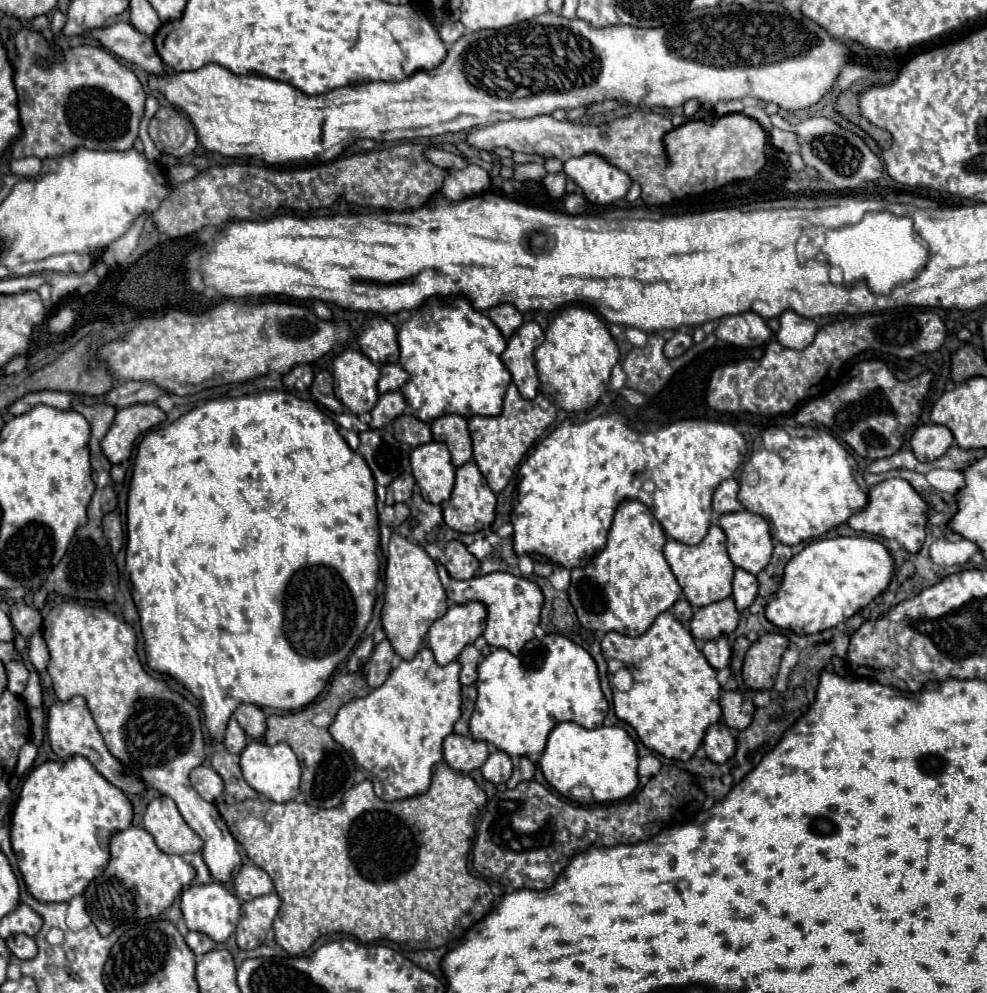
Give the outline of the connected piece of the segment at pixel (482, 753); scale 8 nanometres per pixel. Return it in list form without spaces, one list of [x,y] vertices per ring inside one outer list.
[[[451,733],[443,743],[443,755],[445,755],[445,763],[451,769],[459,773],[469,773],[485,763],[485,759],[489,757],[489,747],[487,743],[475,741],[467,735]]]

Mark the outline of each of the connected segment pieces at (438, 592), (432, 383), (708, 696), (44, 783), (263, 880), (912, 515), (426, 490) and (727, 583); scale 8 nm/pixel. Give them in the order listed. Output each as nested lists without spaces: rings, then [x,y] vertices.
[[[393,533],[389,541],[387,569],[385,569],[385,603],[381,609],[381,621],[387,639],[391,641],[397,655],[413,659],[421,649],[423,637],[433,621],[443,617],[447,611],[445,589],[437,575],[437,565],[423,551],[423,547],[409,543],[405,537]]]
[[[435,297],[431,303],[431,323],[423,321],[423,313],[417,309],[397,331],[401,349],[399,365],[411,377],[409,383],[401,387],[409,411],[425,423],[447,413],[461,417],[499,415],[511,383],[511,373],[501,361],[507,345],[501,331],[497,331],[495,323],[477,311],[467,297]]]
[[[665,611],[639,637],[607,633],[601,641],[601,651],[611,675],[619,667],[627,667],[635,679],[629,691],[613,691],[615,715],[637,731],[647,749],[669,759],[689,761],[701,745],[705,729],[721,719],[721,687],[715,669],[697,649],[693,635],[671,611]]]
[[[81,755],[35,767],[19,795],[11,819],[11,847],[27,891],[41,903],[67,903],[105,871],[113,833],[131,825],[129,799],[101,777]]]
[[[243,865],[239,875],[235,877],[233,889],[241,901],[251,901],[255,897],[273,893],[273,883],[263,869],[255,865]]]
[[[887,479],[877,483],[869,491],[869,503],[865,505],[865,509],[851,515],[847,521],[851,529],[879,535],[883,539],[895,539],[911,553],[917,553],[921,543],[925,541],[925,523],[927,523],[927,503],[905,479]]]
[[[431,441],[431,443],[425,443],[421,447],[415,447],[411,451],[411,471],[413,471],[417,485],[421,487],[423,499],[427,503],[439,505],[439,503],[449,499],[453,483],[455,483],[455,467],[451,465],[451,455],[449,455],[449,449],[445,447],[445,443]]]
[[[711,525],[709,533],[705,535],[705,539],[699,545],[685,545],[679,543],[675,539],[669,539],[665,543],[665,559],[673,571],[673,575],[677,577],[687,601],[693,607],[705,607],[709,603],[727,599],[731,595],[731,581],[733,581],[733,571],[735,565],[731,563],[729,555],[727,555],[727,547],[725,547],[725,533],[719,525]]]

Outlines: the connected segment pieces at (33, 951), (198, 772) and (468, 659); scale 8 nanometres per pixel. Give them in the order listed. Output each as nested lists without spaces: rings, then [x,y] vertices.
[[[13,935],[7,939],[7,947],[11,949],[11,953],[17,957],[17,959],[33,959],[37,955],[37,945],[35,945],[35,939],[33,937],[27,937],[27,935]]]
[[[199,765],[191,771],[189,775],[193,789],[205,799],[205,801],[215,801],[221,793],[223,793],[223,781],[217,775],[217,771],[213,771],[211,767]]]
[[[469,645],[461,651],[461,655],[457,659],[461,663],[461,685],[475,685],[479,659],[481,659],[481,653],[473,645]]]

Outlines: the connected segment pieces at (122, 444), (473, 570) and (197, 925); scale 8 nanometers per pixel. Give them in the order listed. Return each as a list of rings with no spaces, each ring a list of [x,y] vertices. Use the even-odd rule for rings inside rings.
[[[139,403],[139,405],[129,405],[123,409],[117,409],[117,415],[101,441],[101,449],[105,457],[113,463],[119,465],[127,461],[133,453],[133,445],[139,435],[145,431],[157,427],[161,421],[165,421],[165,413],[155,407],[153,403]]]
[[[459,541],[445,545],[445,569],[453,579],[471,579],[479,571],[479,561]]]
[[[221,883],[189,887],[181,895],[181,911],[185,917],[187,929],[203,933],[203,935],[211,937],[215,943],[227,941],[227,937],[235,931],[237,921],[239,921],[239,909],[241,909],[239,899]]]

